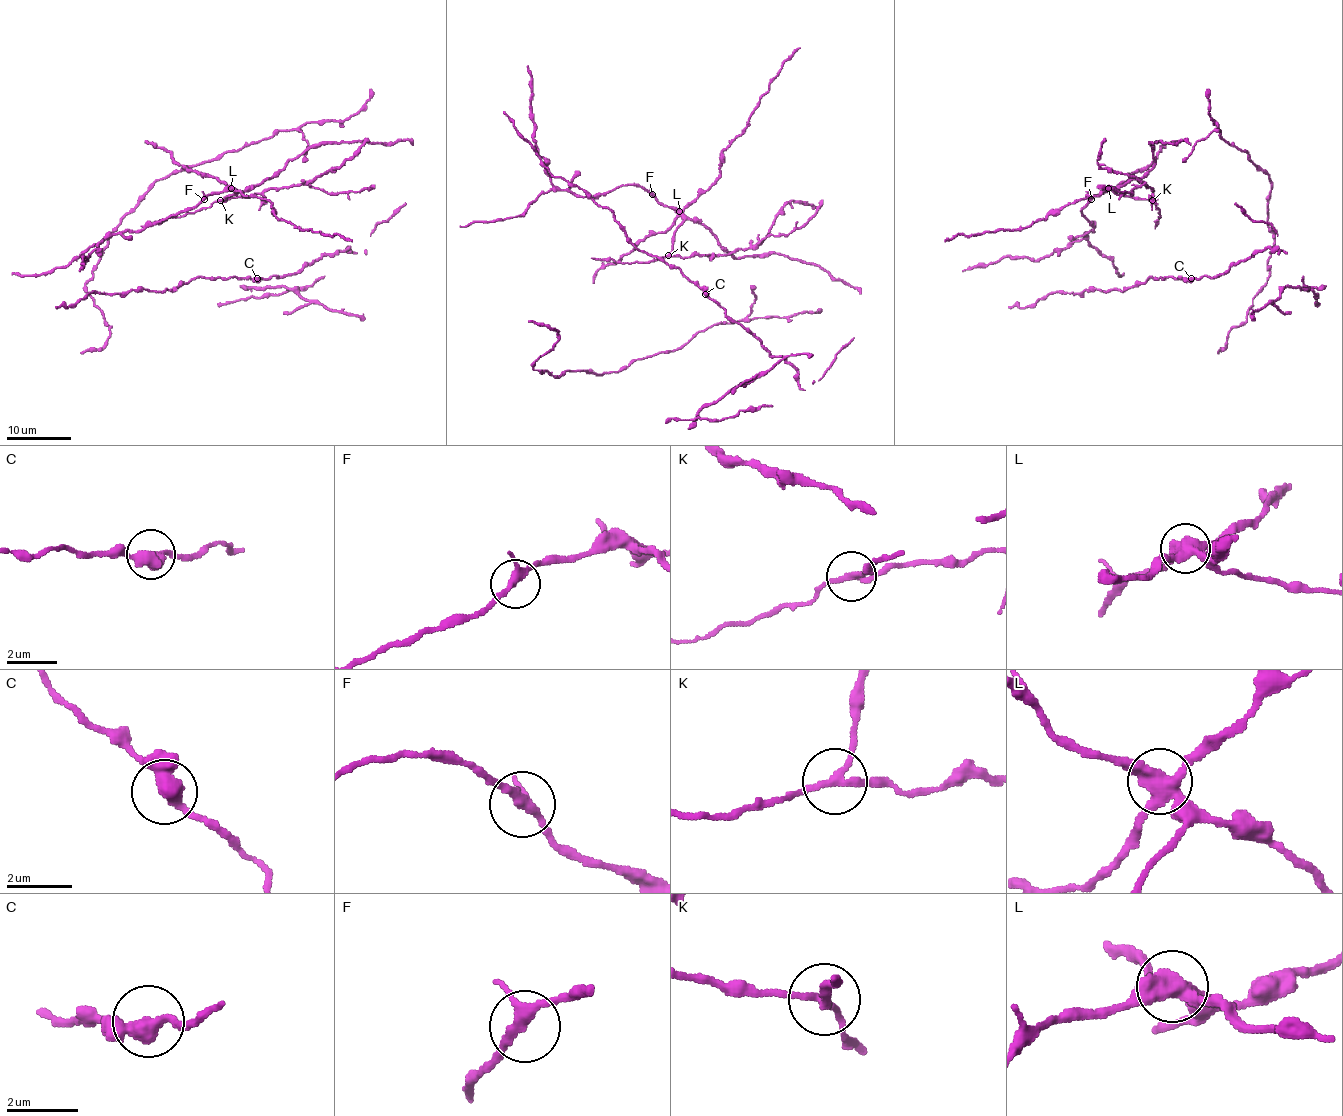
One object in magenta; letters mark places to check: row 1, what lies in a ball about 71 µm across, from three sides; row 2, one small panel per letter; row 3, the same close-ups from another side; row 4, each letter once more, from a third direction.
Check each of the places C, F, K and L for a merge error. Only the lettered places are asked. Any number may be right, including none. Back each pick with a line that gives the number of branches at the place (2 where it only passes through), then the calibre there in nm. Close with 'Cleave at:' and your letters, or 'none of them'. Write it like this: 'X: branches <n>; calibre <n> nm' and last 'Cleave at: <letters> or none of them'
K: branches 3; calibre 180 nm
L: branches 4; calibre 480 nm
Cleave at: K, L

